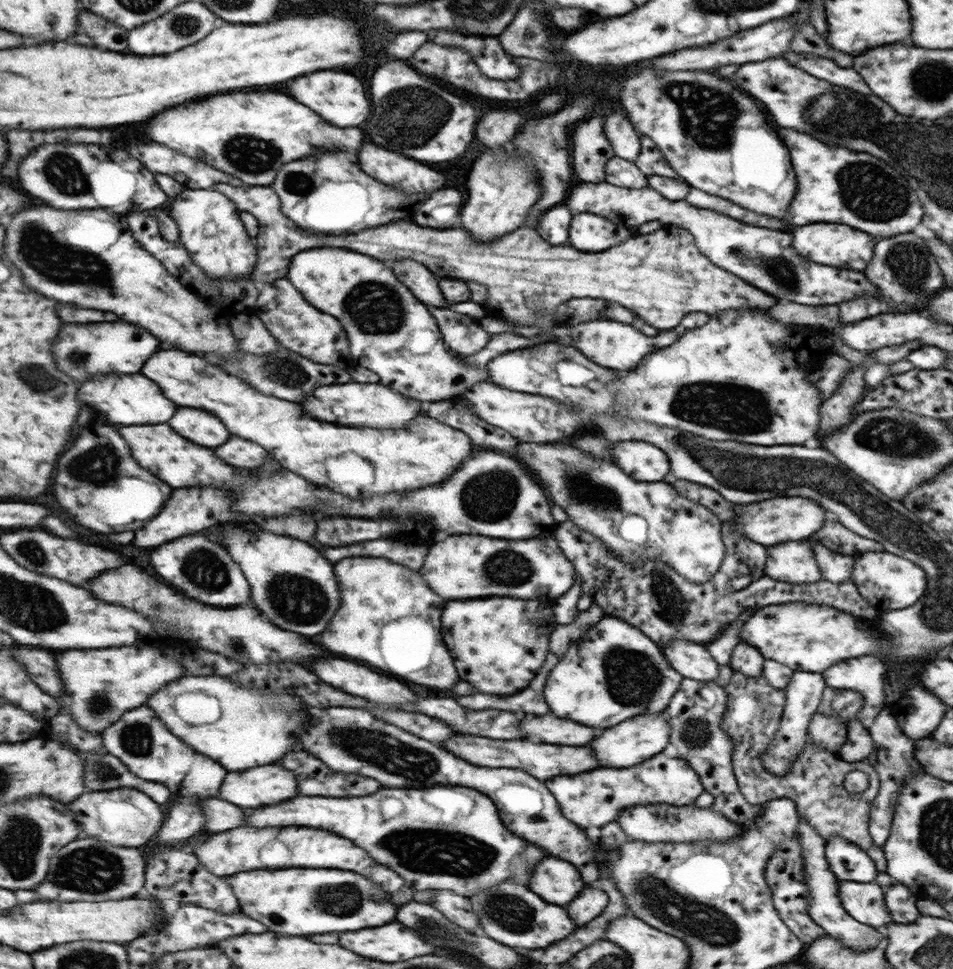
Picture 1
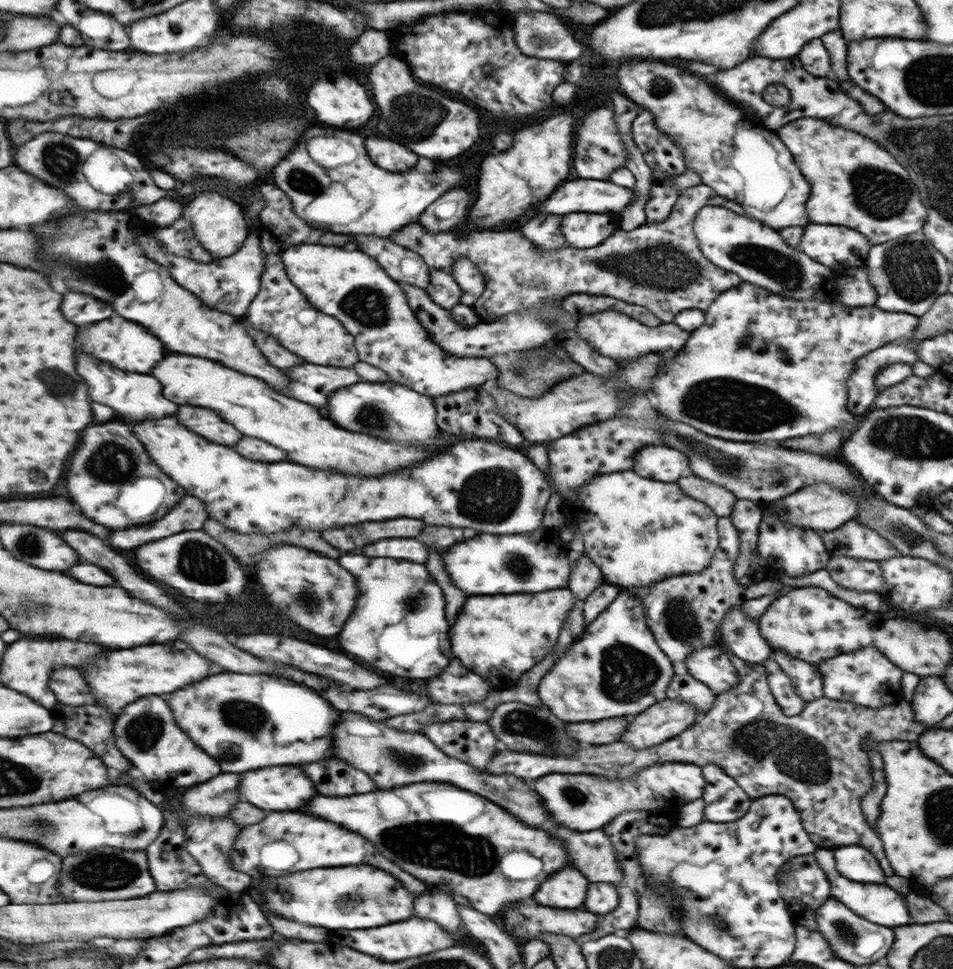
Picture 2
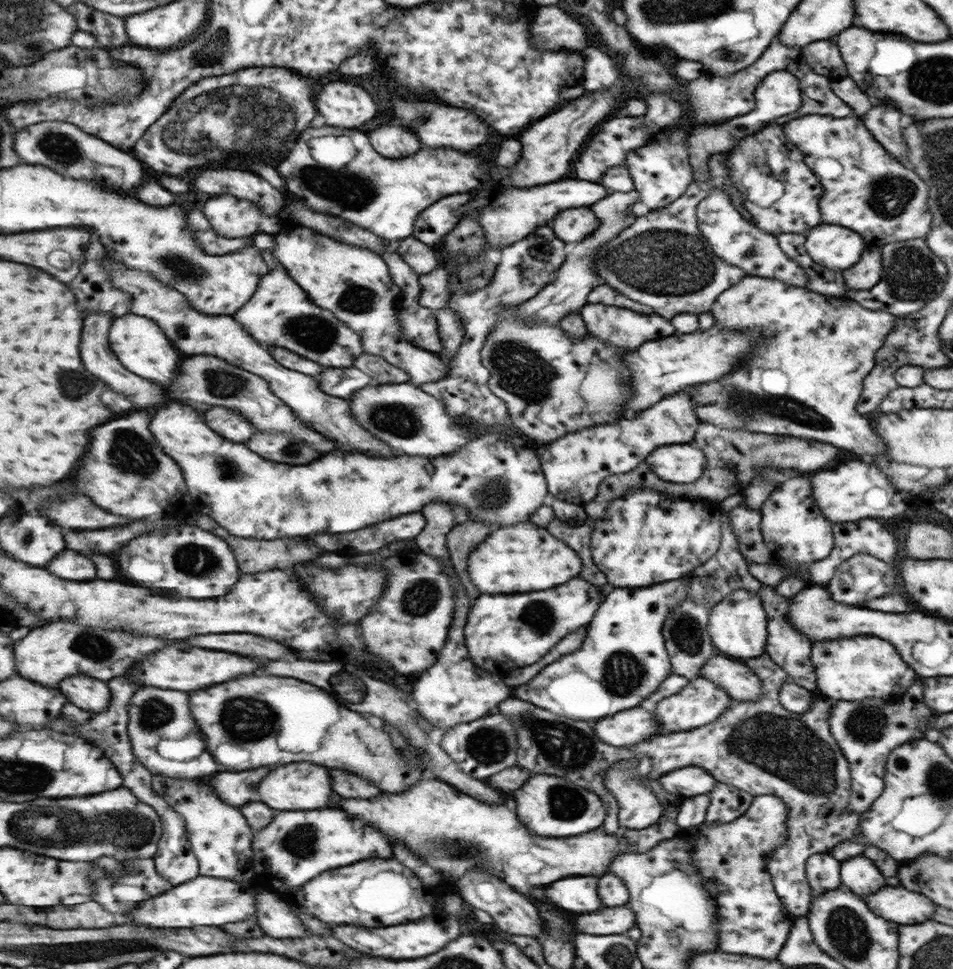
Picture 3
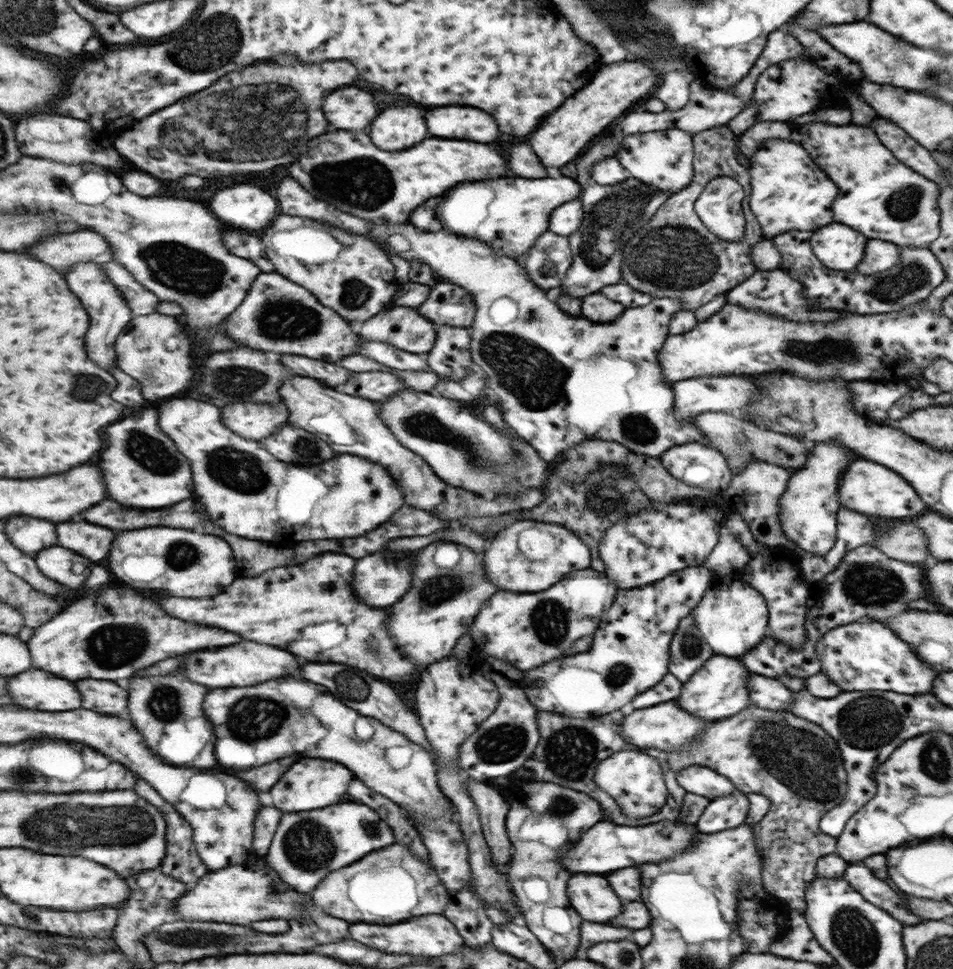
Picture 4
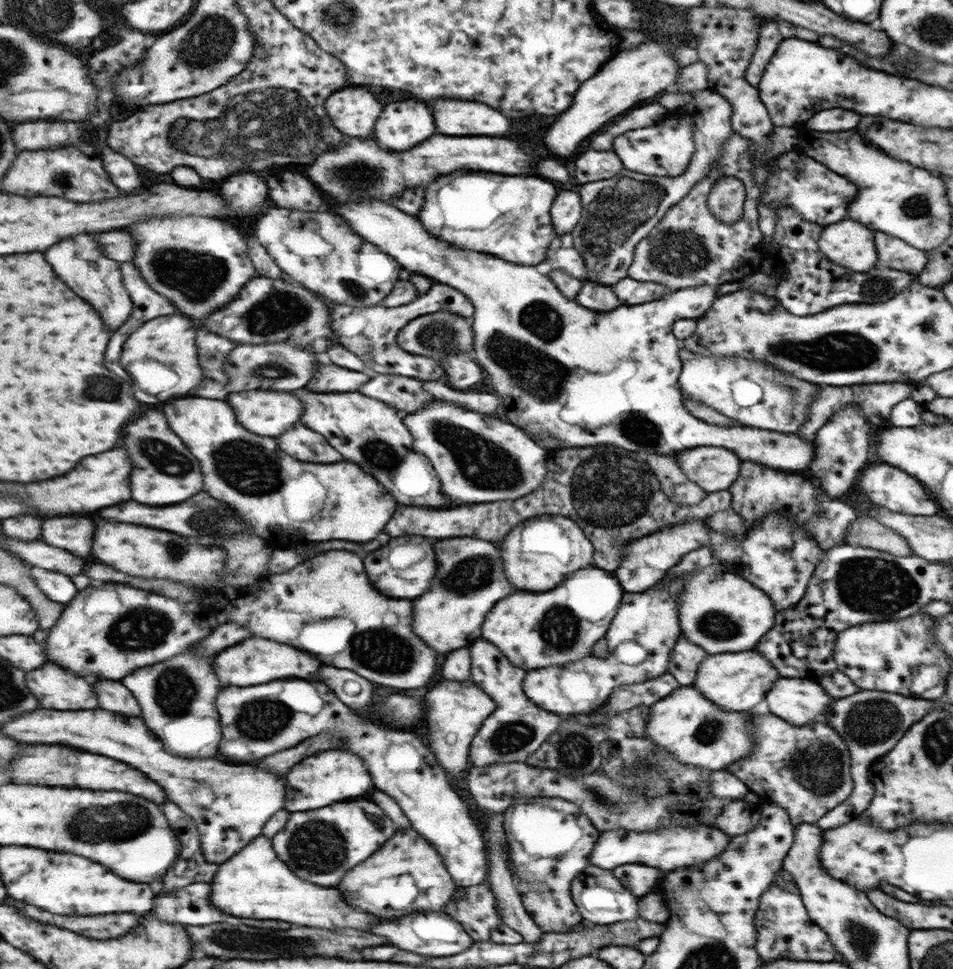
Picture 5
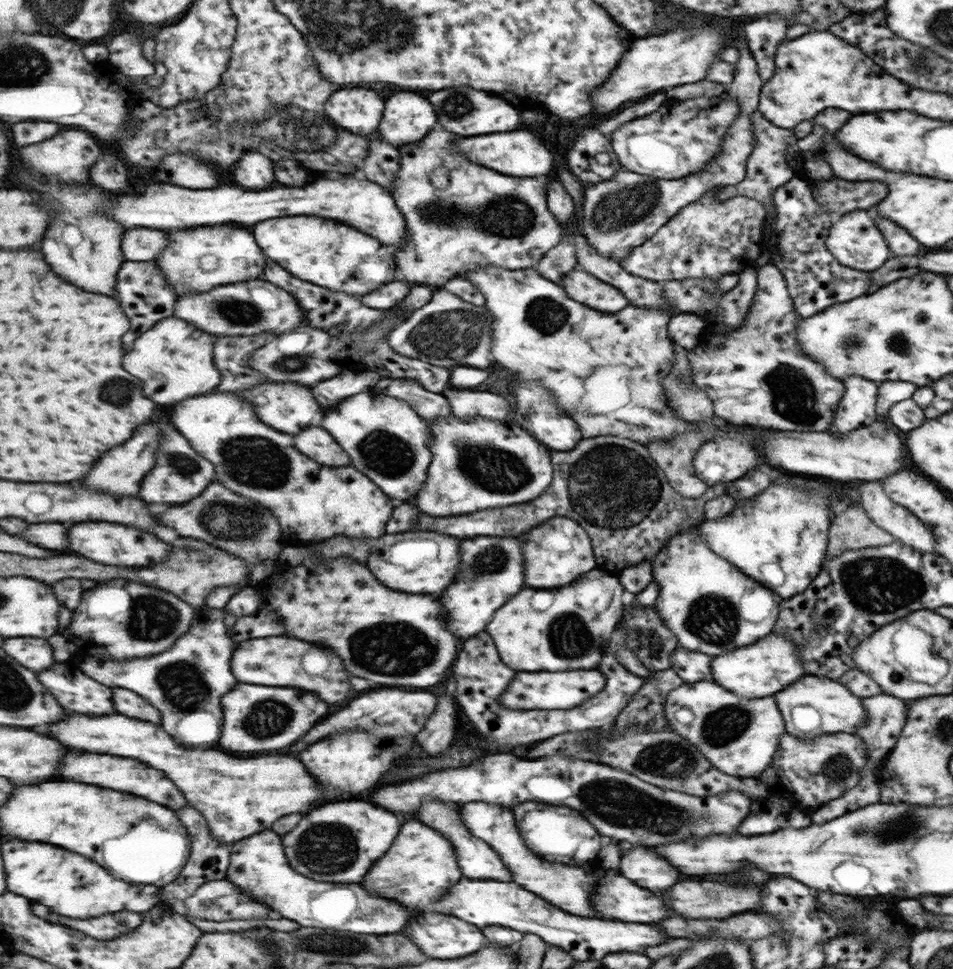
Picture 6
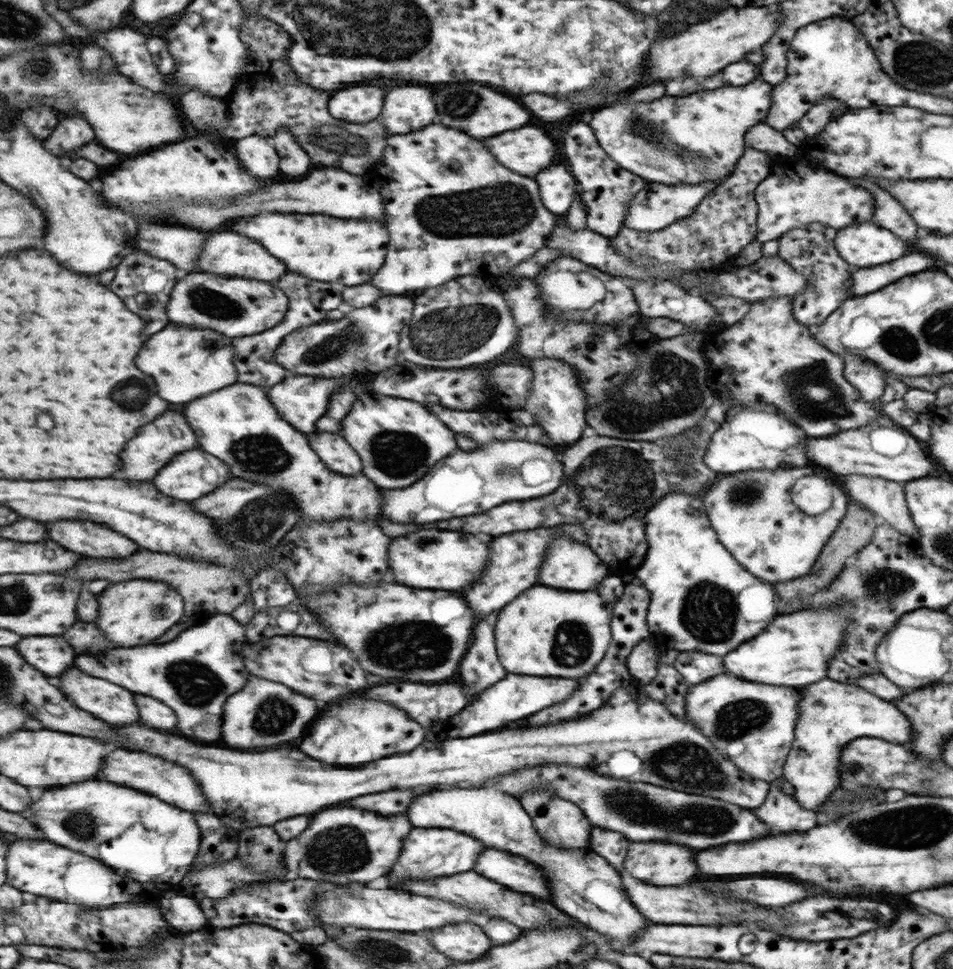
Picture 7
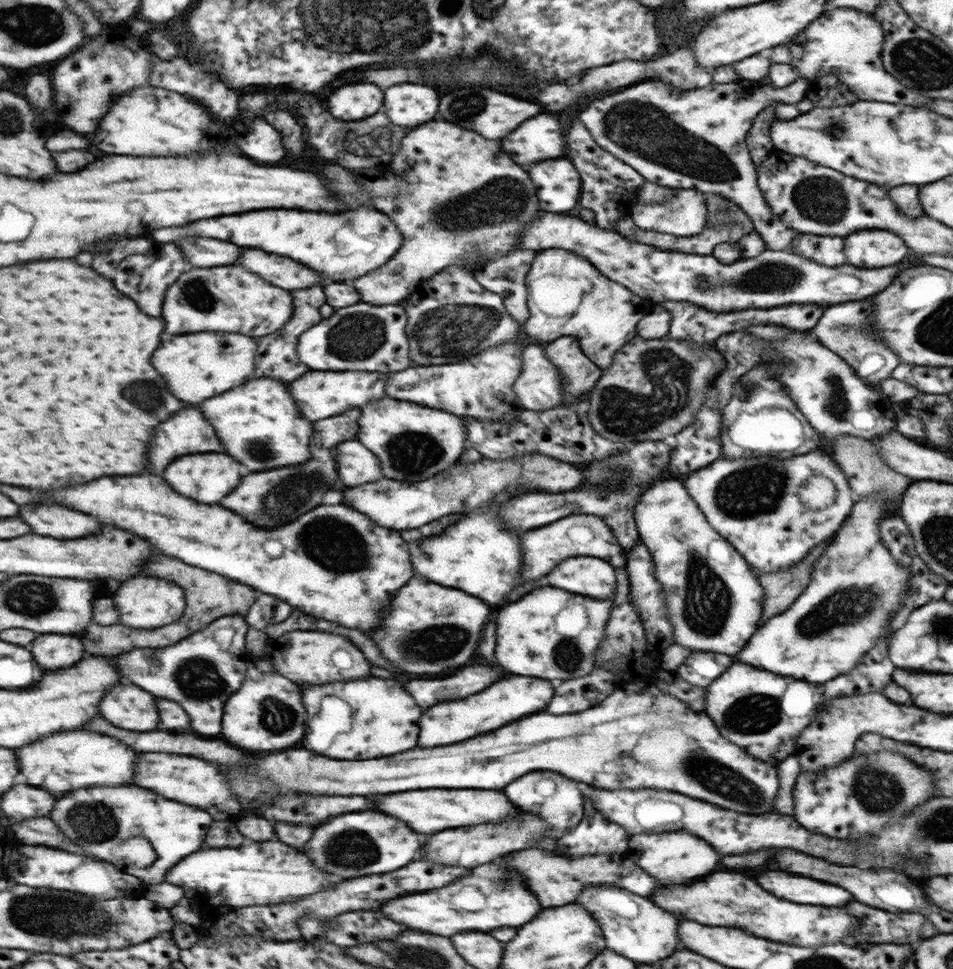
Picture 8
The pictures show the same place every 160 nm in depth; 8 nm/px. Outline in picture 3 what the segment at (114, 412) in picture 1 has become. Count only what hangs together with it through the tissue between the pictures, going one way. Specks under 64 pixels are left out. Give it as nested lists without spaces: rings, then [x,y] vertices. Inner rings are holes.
[[[91,314],[87,318],[87,328],[83,330],[83,362],[87,364],[87,370],[91,374],[95,374],[97,378],[101,378],[115,392],[125,394],[137,408],[155,408],[155,406],[165,404],[167,400],[165,400],[165,390],[163,390],[161,384],[155,384],[153,380],[141,378],[133,372],[129,372],[117,360],[118,356],[114,349],[109,346],[109,328],[111,328],[113,320],[115,320],[115,316],[111,316],[111,314]]]

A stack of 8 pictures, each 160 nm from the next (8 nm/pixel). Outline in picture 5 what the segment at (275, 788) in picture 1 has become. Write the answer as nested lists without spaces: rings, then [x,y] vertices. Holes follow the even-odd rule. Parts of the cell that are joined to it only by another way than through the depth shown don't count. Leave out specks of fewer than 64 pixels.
[[[327,750],[317,756],[305,758],[301,764],[293,766],[287,778],[291,780],[291,790],[295,790],[291,792],[291,796],[287,796],[287,811],[291,813],[317,811],[347,798],[363,796],[373,786],[371,774],[363,760],[347,750]]]

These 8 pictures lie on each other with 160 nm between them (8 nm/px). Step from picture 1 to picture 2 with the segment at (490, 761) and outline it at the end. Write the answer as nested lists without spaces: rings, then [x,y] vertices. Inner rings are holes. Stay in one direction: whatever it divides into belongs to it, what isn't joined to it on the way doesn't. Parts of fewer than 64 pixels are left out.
[[[727,650],[725,652],[739,672],[737,686],[719,694],[719,700],[714,700],[715,708],[710,708],[711,712],[705,712],[681,734],[674,736],[673,739],[666,740],[665,743],[658,744],[657,747],[635,750],[629,744],[622,742],[609,743],[607,746],[591,745],[587,750],[577,750],[571,758],[543,756],[543,754],[533,756],[533,754],[505,749],[499,751],[492,758],[486,770],[494,775],[517,775],[522,778],[524,783],[531,784],[535,779],[551,773],[588,774],[610,779],[630,779],[631,775],[637,774],[642,768],[654,764],[683,763],[696,764],[698,767],[716,764],[717,767],[722,768],[723,772],[727,772],[727,776],[735,776],[735,780],[739,780],[739,784],[743,784],[743,788],[747,788],[747,796],[751,796],[751,799],[767,795],[786,796],[795,807],[795,812],[799,816],[804,831],[817,849],[857,845],[868,850],[877,859],[885,877],[894,874],[890,867],[890,861],[882,849],[881,838],[867,823],[865,814],[862,813],[861,809],[862,796],[874,786],[867,752],[861,748],[862,738],[873,736],[878,740],[915,741],[922,732],[932,727],[925,726],[913,718],[911,705],[907,701],[875,709],[852,702],[831,700],[823,696],[806,703],[798,715],[787,718],[787,715],[781,712],[781,706],[777,704],[770,692],[765,666],[762,663],[747,663],[744,660],[739,660]]]

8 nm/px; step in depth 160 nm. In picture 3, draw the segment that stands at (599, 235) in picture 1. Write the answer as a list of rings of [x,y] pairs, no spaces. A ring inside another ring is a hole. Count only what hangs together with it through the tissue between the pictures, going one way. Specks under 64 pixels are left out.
[[[569,208],[567,212],[558,212],[549,226],[553,234],[564,243],[581,242],[586,239],[598,226],[599,219],[593,216],[589,208]]]

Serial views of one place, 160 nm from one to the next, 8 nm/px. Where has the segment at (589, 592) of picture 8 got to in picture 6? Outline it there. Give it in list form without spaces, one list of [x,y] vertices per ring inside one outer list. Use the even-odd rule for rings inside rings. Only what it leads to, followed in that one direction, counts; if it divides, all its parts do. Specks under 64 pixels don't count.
[[[554,516],[539,524],[539,528],[532,528],[521,538],[527,538],[527,586],[533,588],[557,588],[565,586],[577,578],[597,568],[594,560],[593,546],[585,529],[574,520]]]

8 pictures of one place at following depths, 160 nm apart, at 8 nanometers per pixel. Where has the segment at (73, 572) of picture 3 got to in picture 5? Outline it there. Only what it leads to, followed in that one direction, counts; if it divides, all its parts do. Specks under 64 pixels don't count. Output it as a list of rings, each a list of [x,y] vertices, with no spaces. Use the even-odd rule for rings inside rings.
[[[9,537],[5,538],[3,544],[9,544],[9,546],[1,545],[3,549],[17,552],[33,568],[45,568],[45,570],[67,574],[67,576],[77,576],[77,574],[83,574],[83,570],[87,566],[87,560],[83,560],[63,548],[53,548],[45,542],[23,542]]]

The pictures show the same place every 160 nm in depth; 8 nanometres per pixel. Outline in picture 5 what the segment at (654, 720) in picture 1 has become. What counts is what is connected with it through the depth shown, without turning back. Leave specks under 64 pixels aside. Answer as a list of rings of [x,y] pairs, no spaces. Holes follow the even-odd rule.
[[[753,650],[741,652],[723,652],[721,656],[707,656],[699,663],[697,674],[692,686],[707,697],[719,708],[731,712],[745,712],[751,710],[758,701],[765,698],[765,694],[781,674],[762,653]]]

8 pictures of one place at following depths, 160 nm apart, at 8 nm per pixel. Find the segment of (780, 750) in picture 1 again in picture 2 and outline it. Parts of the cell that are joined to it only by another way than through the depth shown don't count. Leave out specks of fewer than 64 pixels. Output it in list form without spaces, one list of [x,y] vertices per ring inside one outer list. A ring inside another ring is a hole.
[[[775,650],[770,658],[773,658],[779,665],[779,669],[790,678],[794,691],[797,692],[803,703],[806,704],[813,699],[825,696],[822,676],[815,663],[799,660],[780,650]]]

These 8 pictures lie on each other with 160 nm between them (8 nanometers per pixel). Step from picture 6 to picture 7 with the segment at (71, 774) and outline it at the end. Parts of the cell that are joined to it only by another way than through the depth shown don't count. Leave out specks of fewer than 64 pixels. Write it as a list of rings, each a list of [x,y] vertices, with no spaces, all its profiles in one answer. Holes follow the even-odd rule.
[[[115,750],[111,756],[107,756],[107,764],[103,764],[103,774],[109,782],[117,782],[117,784],[147,792],[151,796],[159,796],[161,800],[169,800],[169,804],[179,804],[179,808],[187,808],[189,812],[211,814],[209,804],[203,796],[203,790],[199,788],[195,778],[189,774],[189,770],[169,760],[163,760],[159,756],[151,756],[145,752]]]

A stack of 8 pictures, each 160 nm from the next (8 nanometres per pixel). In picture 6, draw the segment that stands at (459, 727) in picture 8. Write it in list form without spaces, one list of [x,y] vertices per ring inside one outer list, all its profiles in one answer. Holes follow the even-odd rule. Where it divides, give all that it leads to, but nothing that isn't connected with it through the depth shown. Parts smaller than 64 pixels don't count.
[[[519,672],[519,676],[515,678],[515,684],[511,684],[511,688],[503,694],[503,704],[507,708],[513,710],[554,710],[557,708],[573,708],[579,706],[581,702],[585,702],[587,698],[591,698],[593,694],[599,692],[599,688],[603,688],[604,677],[601,674],[571,674],[571,672],[535,672],[535,674],[527,674],[527,672]]]

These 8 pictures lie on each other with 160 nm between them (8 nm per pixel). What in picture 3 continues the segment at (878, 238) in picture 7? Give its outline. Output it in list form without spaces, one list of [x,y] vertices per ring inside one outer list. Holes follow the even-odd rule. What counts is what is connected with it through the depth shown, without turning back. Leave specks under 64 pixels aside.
[[[819,224],[805,234],[803,246],[813,262],[839,273],[853,267],[868,244],[863,244],[862,237],[847,228]]]

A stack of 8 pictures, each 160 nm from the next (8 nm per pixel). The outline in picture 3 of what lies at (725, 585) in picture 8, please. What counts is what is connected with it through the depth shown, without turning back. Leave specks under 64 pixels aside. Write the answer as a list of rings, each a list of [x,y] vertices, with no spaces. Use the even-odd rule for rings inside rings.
[[[741,589],[734,590],[710,609],[708,635],[715,648],[732,660],[755,658],[765,654],[766,638],[769,634],[767,622],[769,617],[757,594]]]

